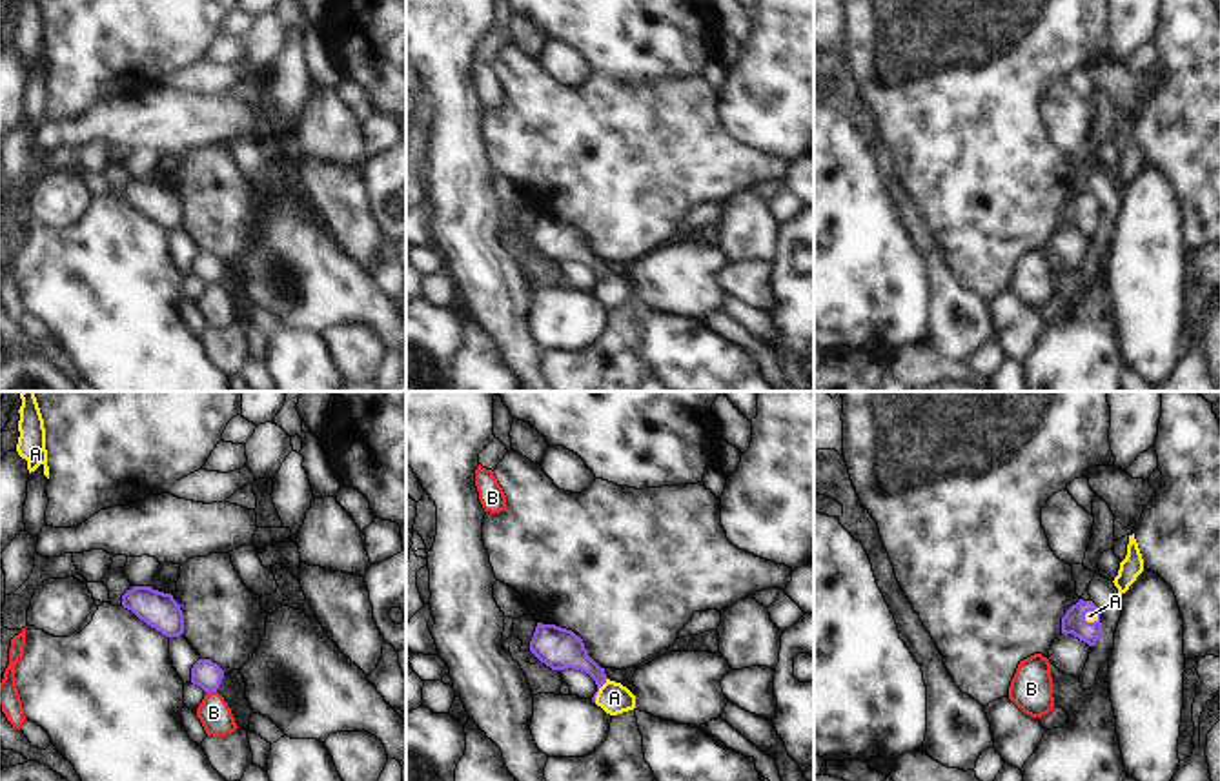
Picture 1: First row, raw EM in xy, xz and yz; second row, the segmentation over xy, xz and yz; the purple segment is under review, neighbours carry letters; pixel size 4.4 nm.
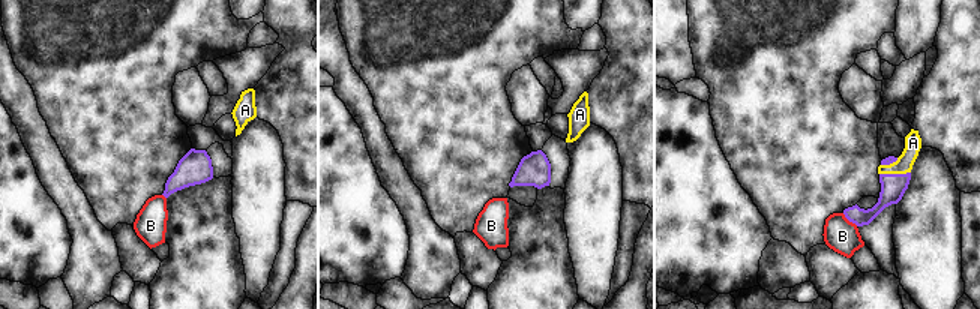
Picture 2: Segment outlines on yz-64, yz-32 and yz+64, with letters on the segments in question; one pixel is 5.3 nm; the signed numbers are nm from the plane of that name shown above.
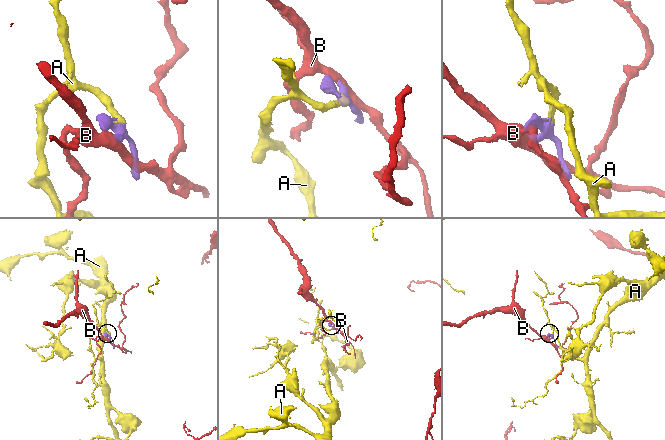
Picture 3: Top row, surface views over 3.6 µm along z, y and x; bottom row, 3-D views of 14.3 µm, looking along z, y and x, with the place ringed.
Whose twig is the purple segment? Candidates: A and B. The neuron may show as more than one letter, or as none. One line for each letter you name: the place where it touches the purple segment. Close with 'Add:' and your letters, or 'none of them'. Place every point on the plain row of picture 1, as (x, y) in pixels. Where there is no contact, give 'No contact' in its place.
A: Touches purple at xz (598, 283)
Add: A.

